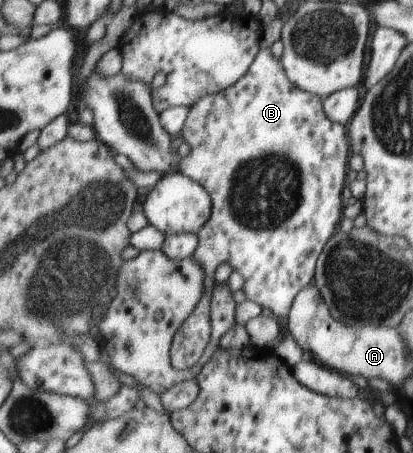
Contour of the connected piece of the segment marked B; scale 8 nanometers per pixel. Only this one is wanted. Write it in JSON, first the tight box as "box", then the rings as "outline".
{"box":[172,47,350,371],"outline":[[[267,47],[258,54],[258,58],[255,59],[254,66],[251,67],[247,76],[244,76],[237,84],[223,92],[203,97],[190,108],[191,112],[186,122],[184,136],[192,149],[190,150],[190,155],[182,160],[180,170],[184,175],[199,181],[202,185],[206,185],[214,200],[214,215],[198,234],[200,236],[200,245],[194,256],[202,264],[202,267],[206,269],[206,295],[203,295],[197,310],[183,325],[182,330],[178,332],[177,338],[174,340],[172,360],[176,369],[186,371],[195,368],[210,345],[212,339],[212,324],[210,323],[212,320],[212,300],[216,289],[215,276],[217,276],[217,270],[223,264],[230,264],[233,271],[236,270],[244,277],[246,283],[243,290],[249,300],[258,303],[263,308],[269,308],[277,317],[290,316],[296,299],[311,284],[313,274],[317,274],[319,252],[323,250],[327,240],[330,240],[333,234],[336,233],[335,228],[337,228],[339,218],[341,218],[341,190],[345,186],[347,152],[349,152],[350,145],[347,144],[347,132],[345,132],[343,125],[332,121],[326,115],[326,112],[323,112],[323,107],[319,96],[308,93],[291,80],[282,59],[277,58],[273,54],[273,50]]]}

